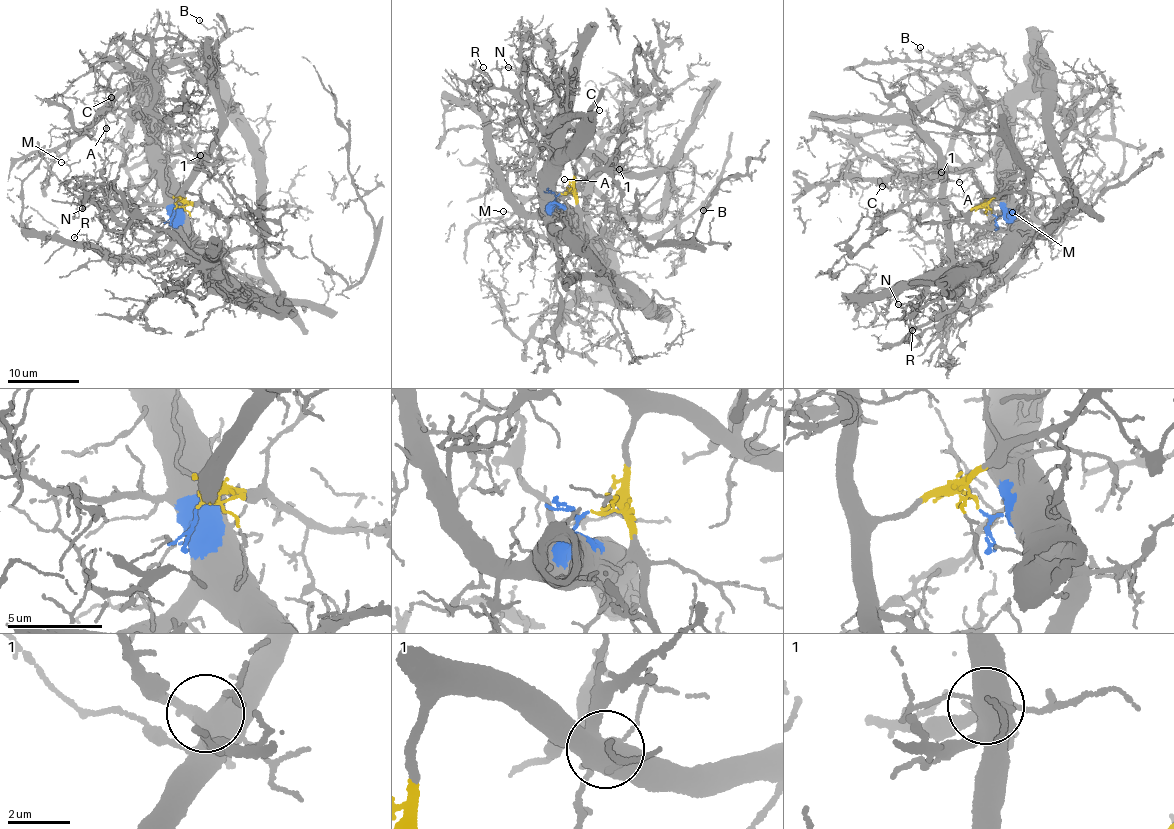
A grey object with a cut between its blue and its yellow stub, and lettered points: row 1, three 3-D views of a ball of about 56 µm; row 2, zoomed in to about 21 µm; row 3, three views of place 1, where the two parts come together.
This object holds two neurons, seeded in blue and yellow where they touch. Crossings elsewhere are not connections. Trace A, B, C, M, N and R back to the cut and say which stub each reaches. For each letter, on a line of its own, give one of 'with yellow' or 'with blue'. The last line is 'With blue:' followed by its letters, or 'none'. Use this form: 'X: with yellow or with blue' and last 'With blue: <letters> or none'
A: with yellow
B: with blue
C: with blue
M: with yellow
N: with yellow
R: with blue
With blue: B, C, R

